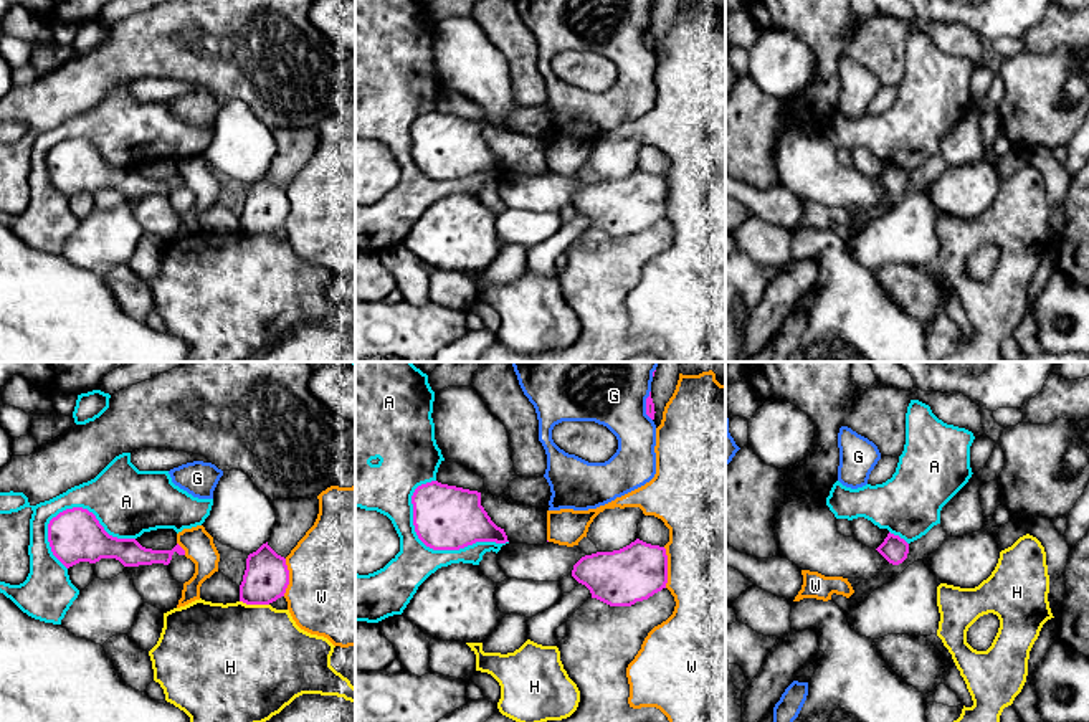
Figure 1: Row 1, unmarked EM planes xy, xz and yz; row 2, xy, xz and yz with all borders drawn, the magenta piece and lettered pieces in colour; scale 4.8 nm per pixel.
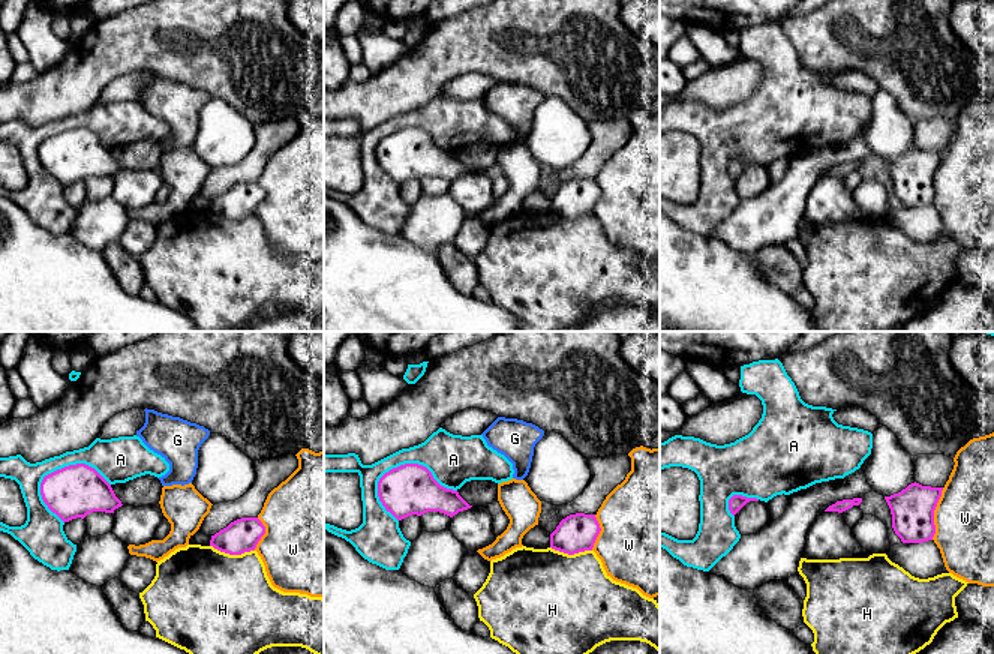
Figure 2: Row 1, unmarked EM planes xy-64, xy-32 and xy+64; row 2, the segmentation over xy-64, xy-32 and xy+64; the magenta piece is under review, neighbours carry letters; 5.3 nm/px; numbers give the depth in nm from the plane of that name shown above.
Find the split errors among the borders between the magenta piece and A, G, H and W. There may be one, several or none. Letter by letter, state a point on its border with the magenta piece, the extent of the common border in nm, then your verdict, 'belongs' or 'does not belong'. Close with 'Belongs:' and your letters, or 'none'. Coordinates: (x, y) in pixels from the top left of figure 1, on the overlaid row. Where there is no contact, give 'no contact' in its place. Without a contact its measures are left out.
A: meets magenta in xz at (440, 549); contact 550 nm long; does not belong
G: meets magenta in xz at (646, 405); contact 150 nm long; does not belong
H: meets magenta in xy at (255, 603); contact 150 nm long; does not belong
W: meets magenta in xz at (666, 567); contact 200 nm long; does not belong
Belongs: none

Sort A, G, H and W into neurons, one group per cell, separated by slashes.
A / G / H / W

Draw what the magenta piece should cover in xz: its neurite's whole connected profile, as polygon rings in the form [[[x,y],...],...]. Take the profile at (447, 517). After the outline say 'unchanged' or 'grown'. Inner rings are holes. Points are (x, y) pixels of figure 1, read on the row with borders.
[[[431,481],[415,489],[411,504],[415,532],[433,550],[459,550],[476,542],[509,542],[504,529],[497,527],[481,506],[478,491]]] | unchanged

